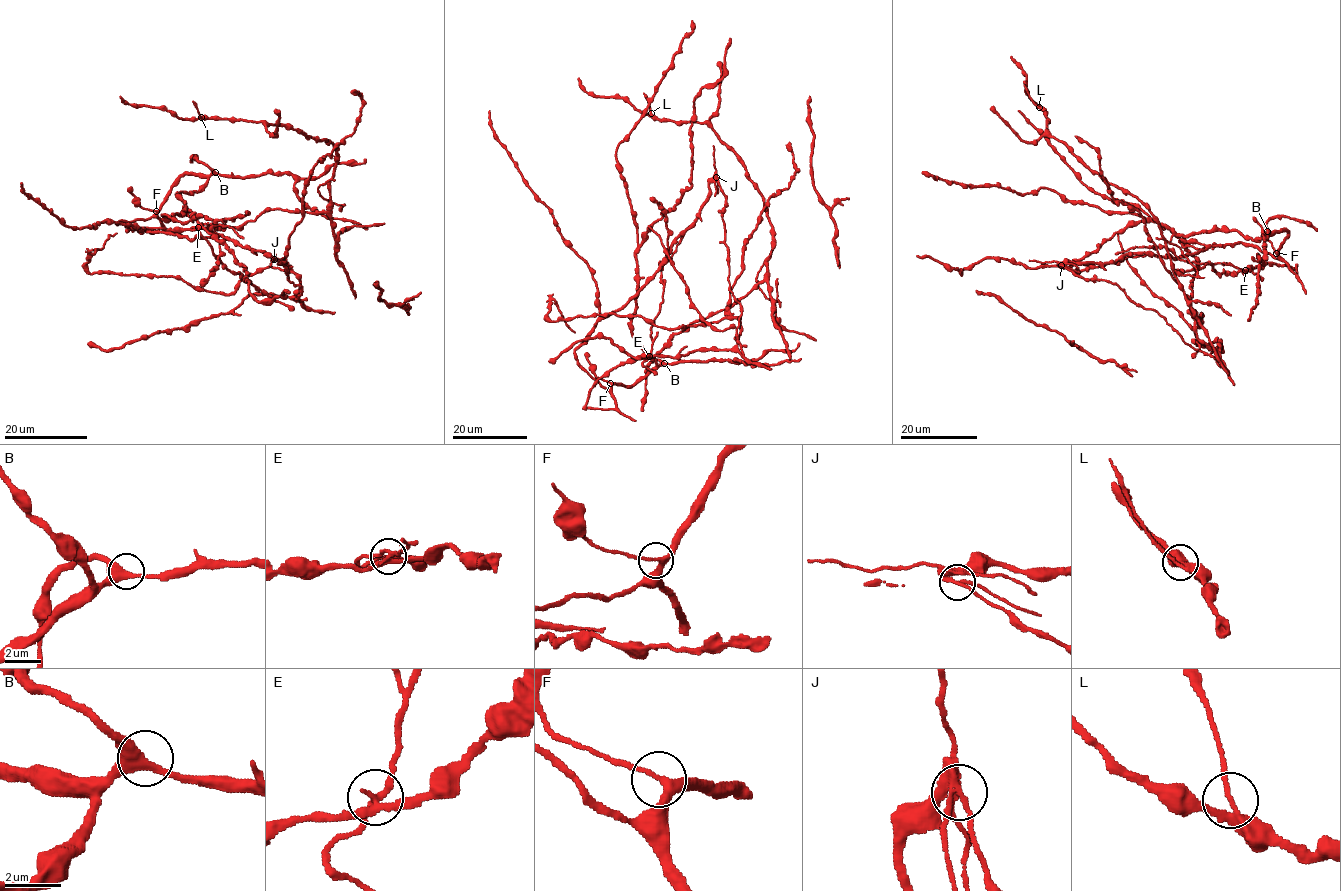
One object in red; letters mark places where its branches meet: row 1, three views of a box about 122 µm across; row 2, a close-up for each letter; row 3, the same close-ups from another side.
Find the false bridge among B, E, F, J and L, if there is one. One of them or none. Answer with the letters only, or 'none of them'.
E

